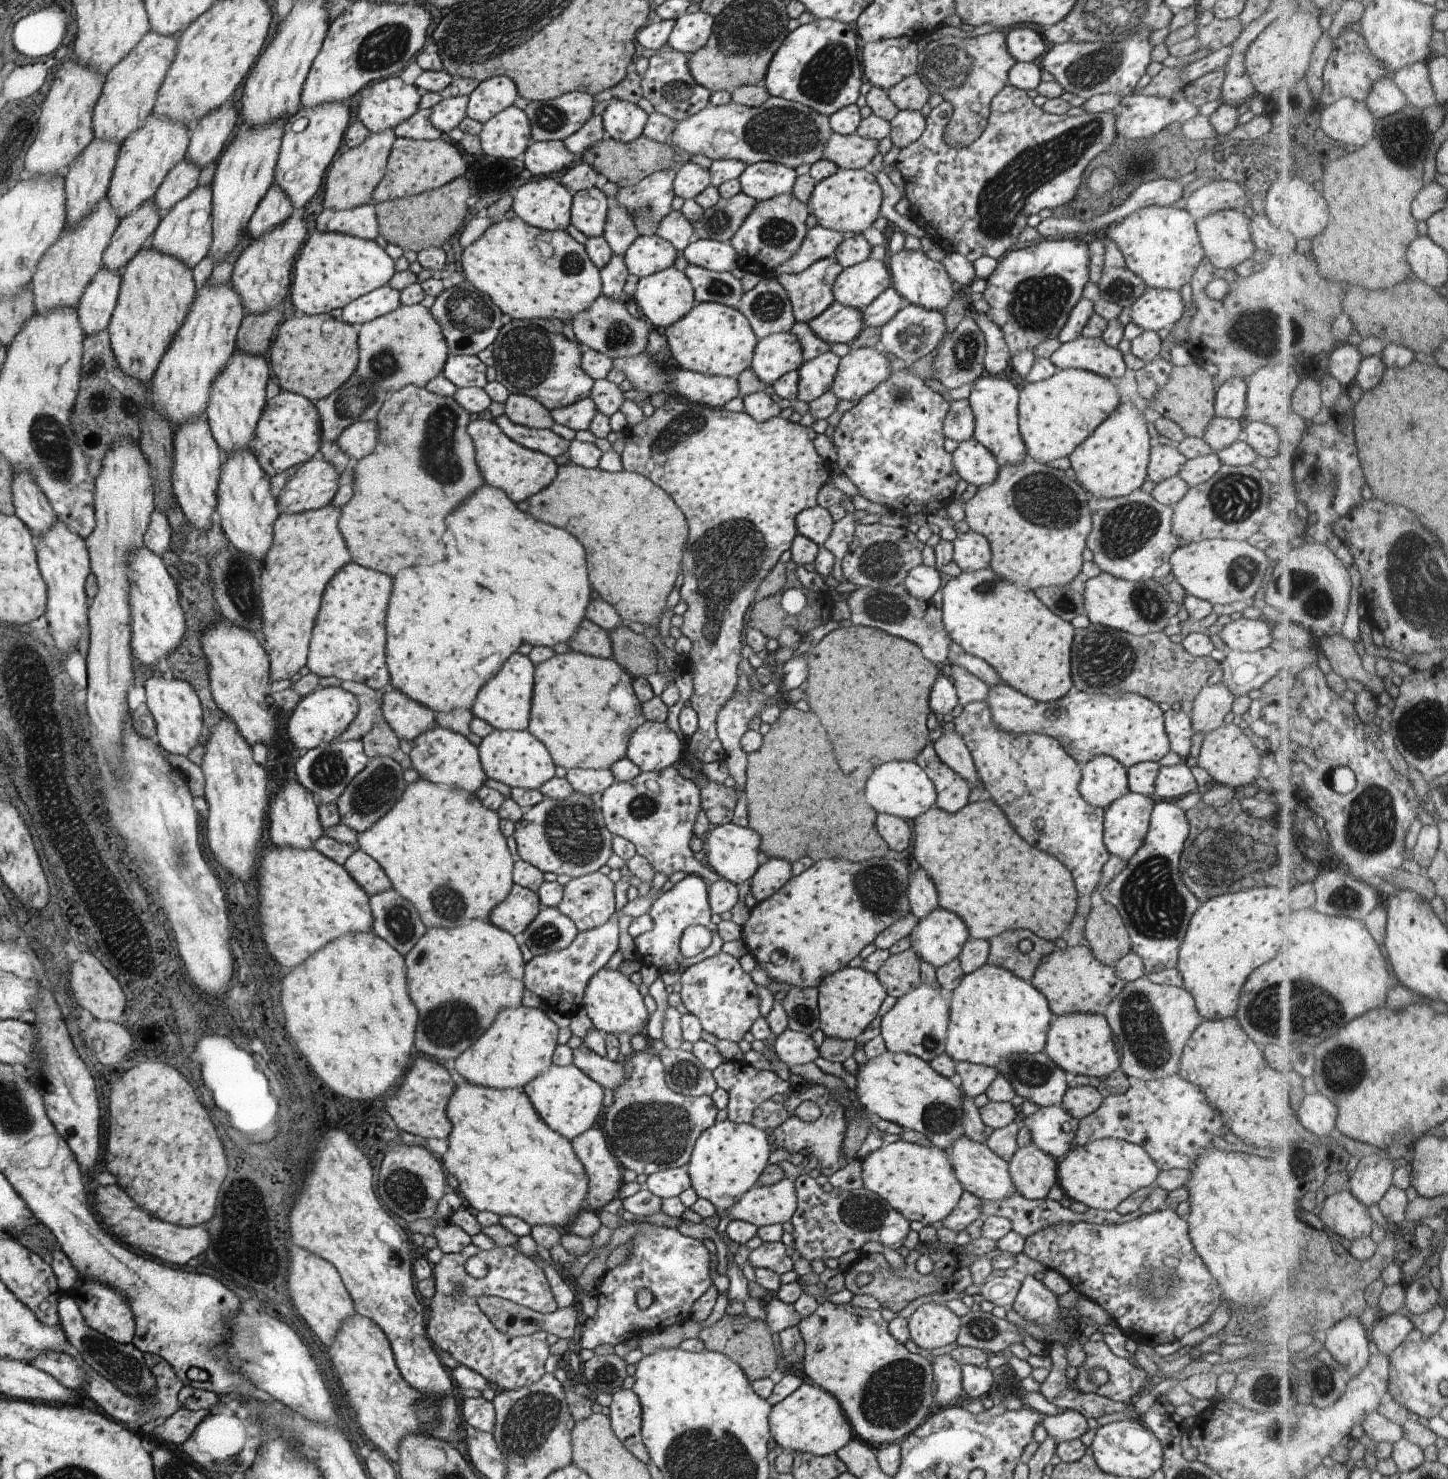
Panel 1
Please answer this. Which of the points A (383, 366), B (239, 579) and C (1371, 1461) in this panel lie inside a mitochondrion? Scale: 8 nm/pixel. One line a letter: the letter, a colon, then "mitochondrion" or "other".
A: mitochondrion
B: mitochondrion
C: other

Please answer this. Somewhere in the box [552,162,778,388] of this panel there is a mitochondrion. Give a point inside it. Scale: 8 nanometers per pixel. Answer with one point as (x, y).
(619, 334)

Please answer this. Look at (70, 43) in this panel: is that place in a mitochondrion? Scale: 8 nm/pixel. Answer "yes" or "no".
no

